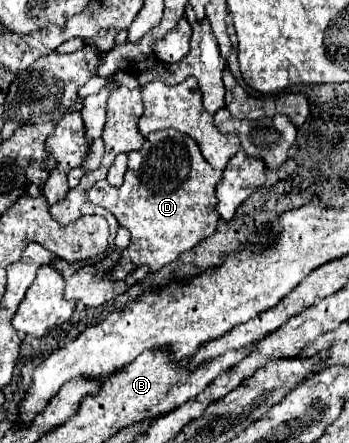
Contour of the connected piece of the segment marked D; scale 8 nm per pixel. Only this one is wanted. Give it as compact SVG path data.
M156 131L150 133L142 145L142 149L132 151L128 155L128 171L124 177L122 187L112 187L106 179L98 181L90 191L88 197L94 205L104 207L110 211L122 227L126 227L132 235L130 245L122 251L124 261L130 259L130 269L146 265L150 271L158 271L166 263L178 259L180 253L192 249L202 239L210 237L216 231L220 215L216 213L216 187L222 179L222 173L212 169L208 161L202 157L194 139L180 131Z

